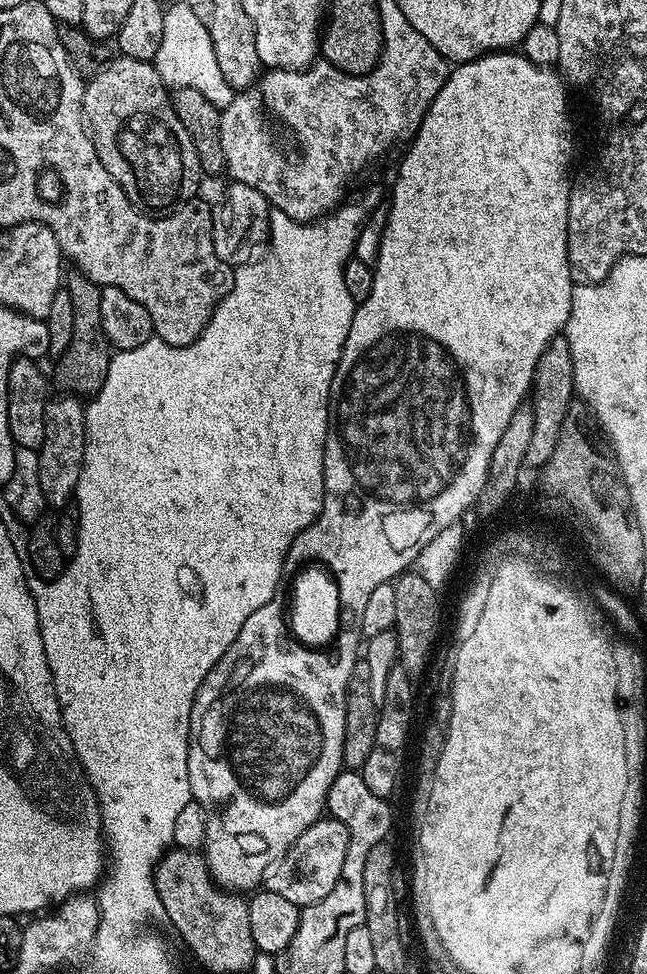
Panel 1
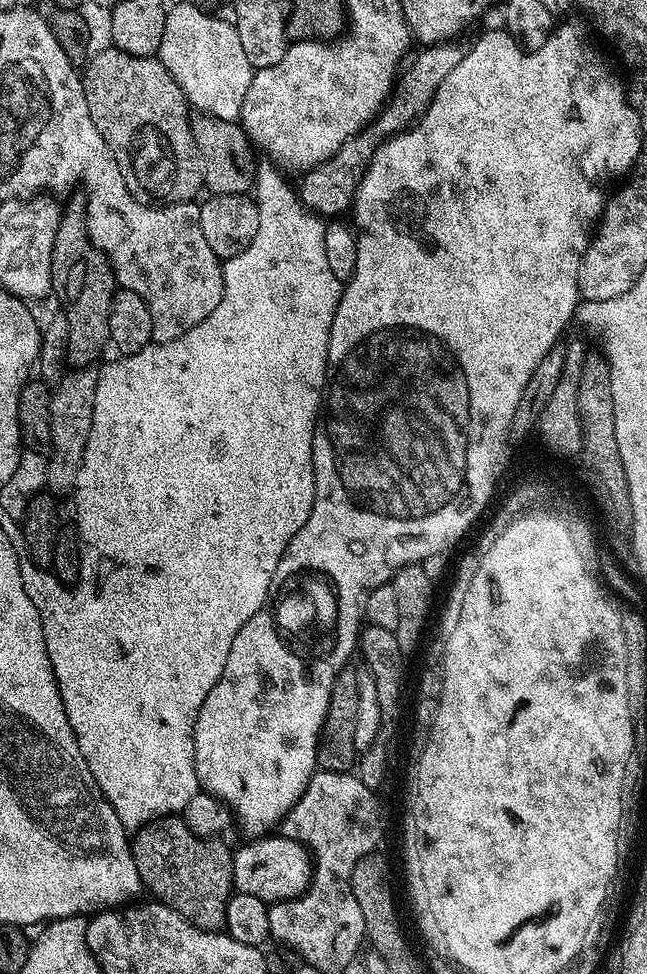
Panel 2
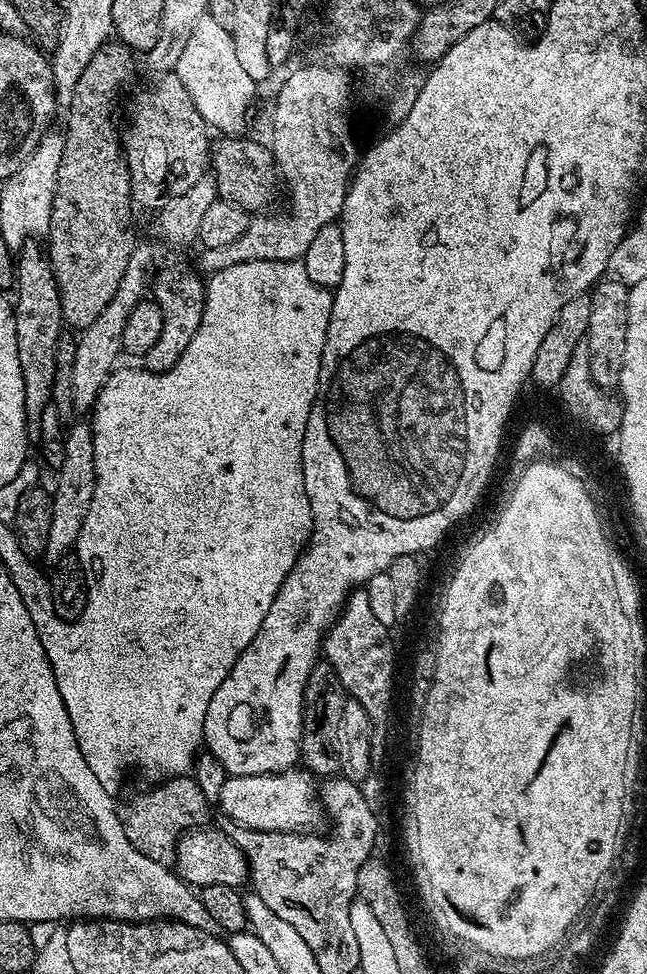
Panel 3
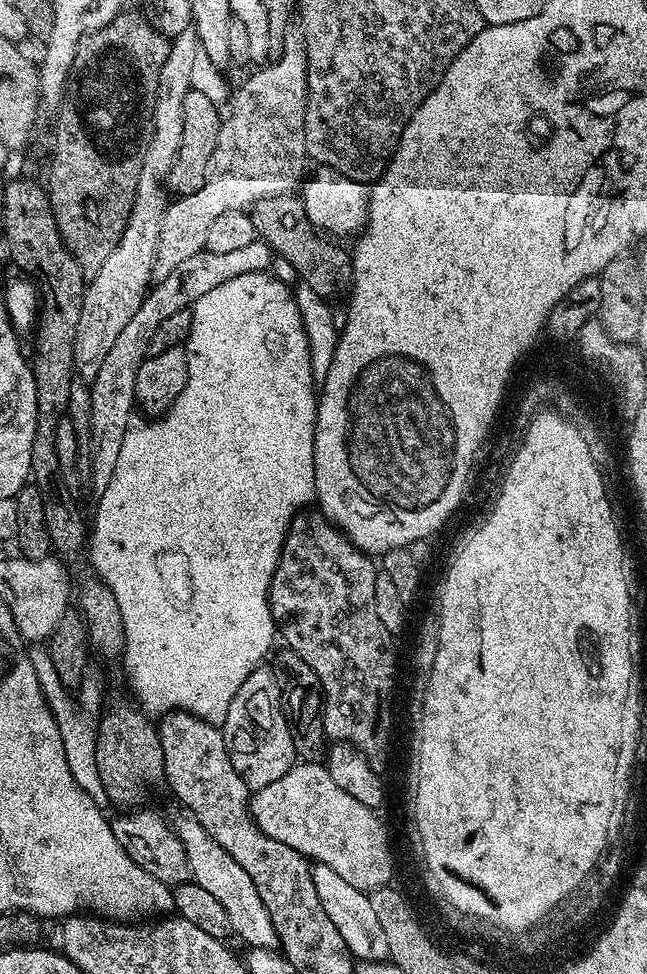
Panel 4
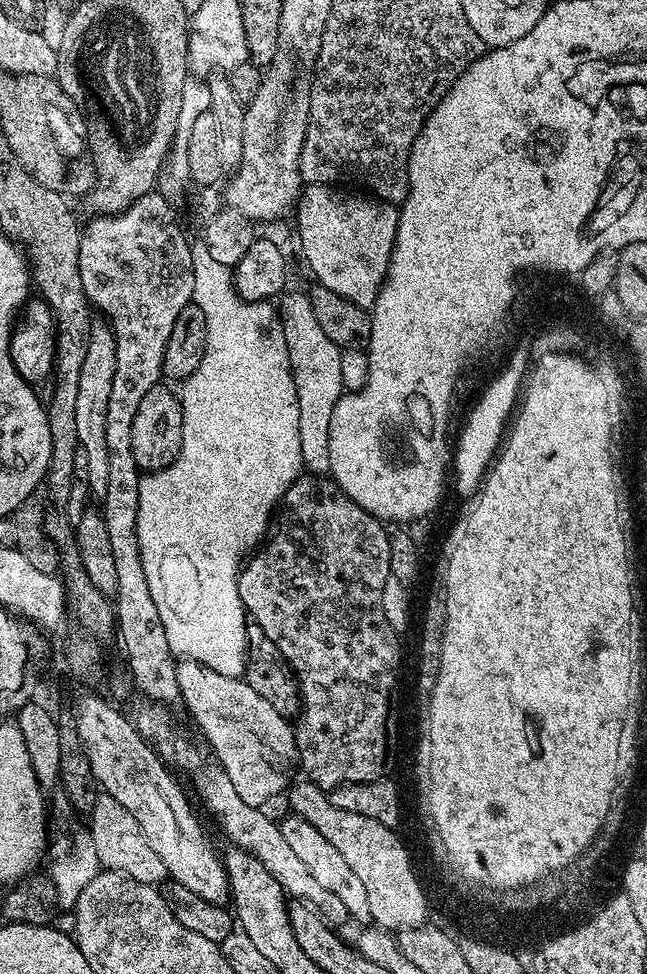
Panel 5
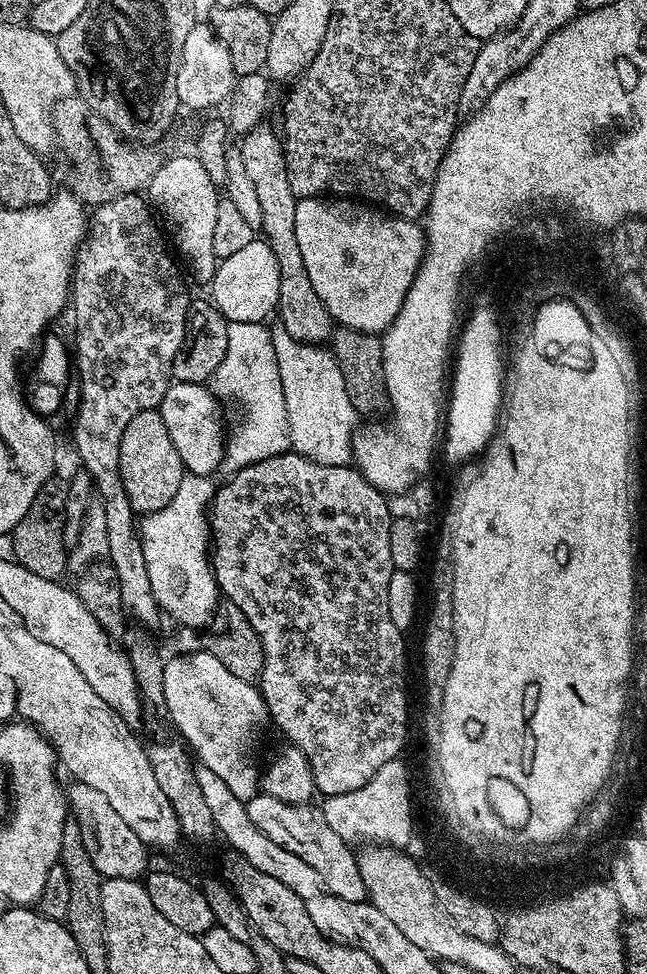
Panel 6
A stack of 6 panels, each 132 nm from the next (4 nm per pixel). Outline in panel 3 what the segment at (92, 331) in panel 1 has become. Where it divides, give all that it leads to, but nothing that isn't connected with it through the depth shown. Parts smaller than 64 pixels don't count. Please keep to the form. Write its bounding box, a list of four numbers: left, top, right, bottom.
[46,44,138,329]

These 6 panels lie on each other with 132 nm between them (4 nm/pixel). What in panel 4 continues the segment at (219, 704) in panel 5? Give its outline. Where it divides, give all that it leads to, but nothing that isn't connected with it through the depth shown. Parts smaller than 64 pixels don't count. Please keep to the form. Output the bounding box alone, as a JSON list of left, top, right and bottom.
[222,666,298,790]

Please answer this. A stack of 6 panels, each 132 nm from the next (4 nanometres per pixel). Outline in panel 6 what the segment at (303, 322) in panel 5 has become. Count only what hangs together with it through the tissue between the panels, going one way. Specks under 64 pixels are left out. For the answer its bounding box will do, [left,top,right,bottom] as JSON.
[270,324,358,465]

